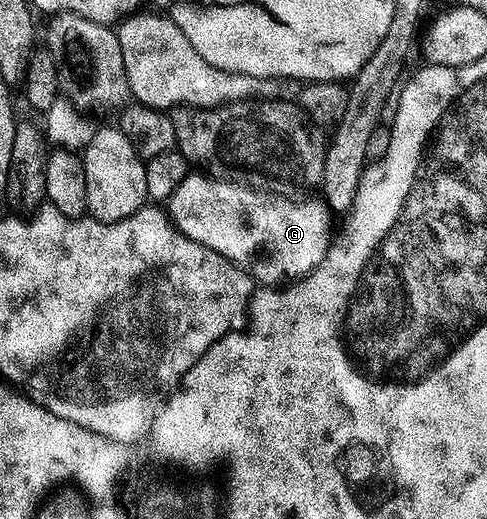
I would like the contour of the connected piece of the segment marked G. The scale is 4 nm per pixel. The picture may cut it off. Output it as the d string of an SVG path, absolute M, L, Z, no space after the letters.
M188 173L169 197L168 214L171 221L180 229L180 233L184 233L184 237L220 253L229 263L234 263L249 272L257 282L259 279L262 282L259 284L282 285L287 281L297 281L315 271L332 242L330 207L318 197L298 198L302 197L275 195L247 187L244 183L215 179L205 173Z

